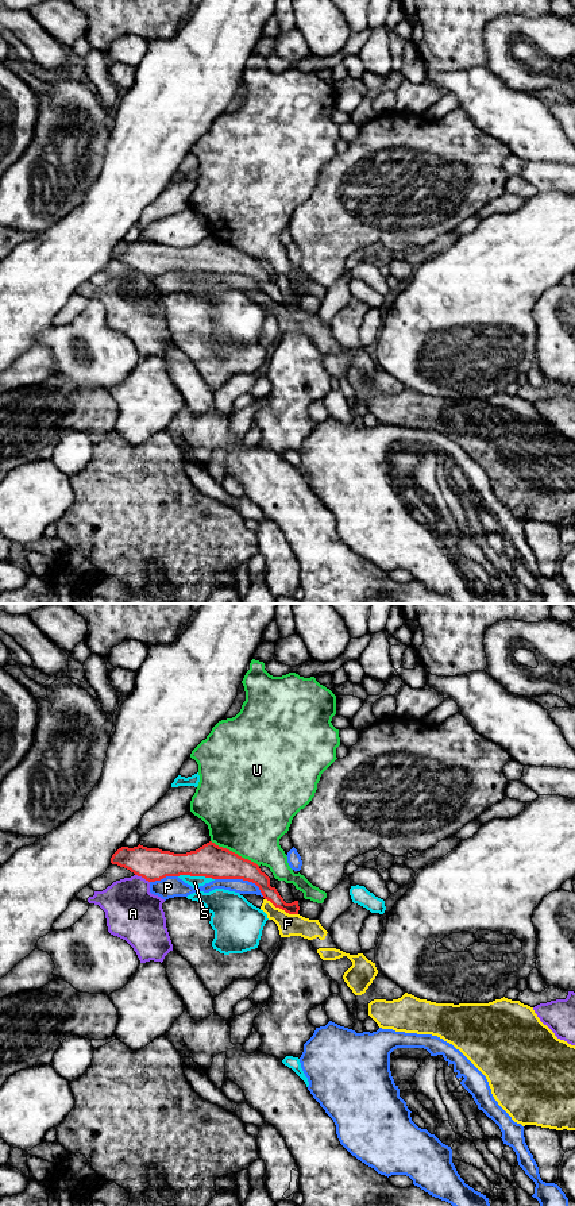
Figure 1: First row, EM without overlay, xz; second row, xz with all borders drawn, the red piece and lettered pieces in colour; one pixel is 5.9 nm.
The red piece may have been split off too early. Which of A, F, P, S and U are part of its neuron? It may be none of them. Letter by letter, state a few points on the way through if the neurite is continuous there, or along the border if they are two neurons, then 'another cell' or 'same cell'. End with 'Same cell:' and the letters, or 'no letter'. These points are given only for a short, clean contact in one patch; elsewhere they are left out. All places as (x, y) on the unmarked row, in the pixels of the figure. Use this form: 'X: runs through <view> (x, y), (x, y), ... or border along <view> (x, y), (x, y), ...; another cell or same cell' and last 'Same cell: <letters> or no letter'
A: another cell
F: border along xz (265, 293), (276, 301), (297, 309); another cell
P: another cell
S: another cell
U: another cell
Same cell: no letter

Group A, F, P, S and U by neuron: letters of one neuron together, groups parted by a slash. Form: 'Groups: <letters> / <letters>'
Groups: A / F / P / S / U

